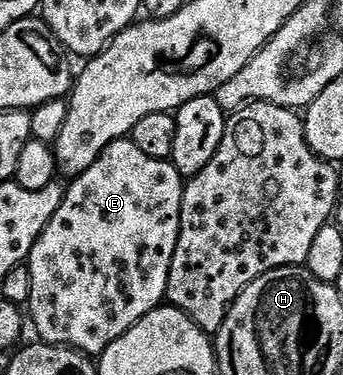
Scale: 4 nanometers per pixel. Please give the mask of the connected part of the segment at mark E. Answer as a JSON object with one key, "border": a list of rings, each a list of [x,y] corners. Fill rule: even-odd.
{"border":[[[129,138],[115,140],[100,154],[97,162],[89,166],[81,175],[74,177],[66,185],[61,206],[53,214],[53,218],[43,228],[43,233],[35,239],[35,245],[31,255],[25,263],[29,274],[33,278],[33,294],[26,302],[29,309],[29,320],[35,323],[35,332],[40,341],[45,344],[60,344],[63,348],[75,348],[78,352],[85,352],[92,358],[103,355],[103,351],[109,347],[121,334],[128,332],[134,324],[145,314],[149,314],[154,308],[164,303],[167,295],[167,283],[169,282],[169,266],[173,262],[173,250],[177,246],[179,237],[179,223],[181,222],[181,202],[183,201],[183,186],[185,179],[177,171],[170,160],[158,160],[149,158]]]}

